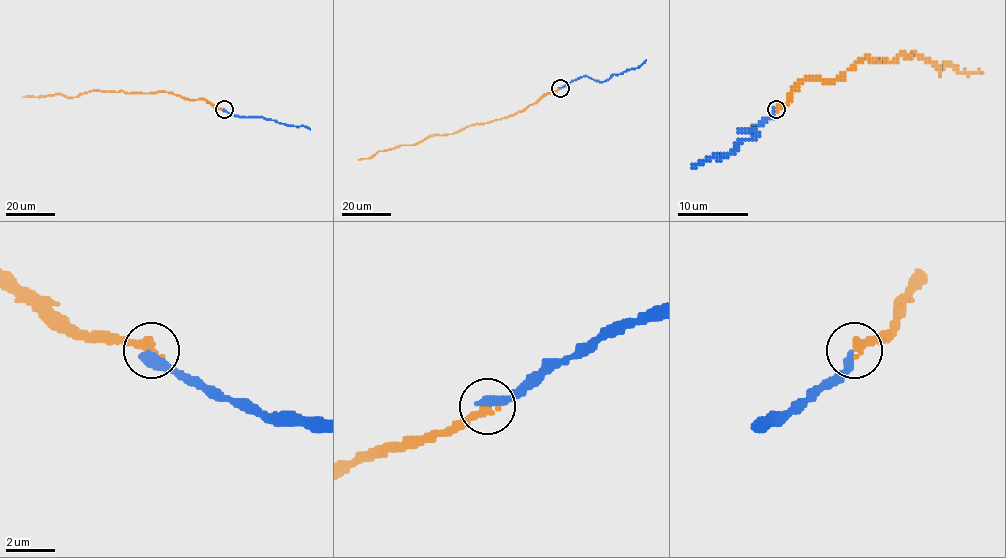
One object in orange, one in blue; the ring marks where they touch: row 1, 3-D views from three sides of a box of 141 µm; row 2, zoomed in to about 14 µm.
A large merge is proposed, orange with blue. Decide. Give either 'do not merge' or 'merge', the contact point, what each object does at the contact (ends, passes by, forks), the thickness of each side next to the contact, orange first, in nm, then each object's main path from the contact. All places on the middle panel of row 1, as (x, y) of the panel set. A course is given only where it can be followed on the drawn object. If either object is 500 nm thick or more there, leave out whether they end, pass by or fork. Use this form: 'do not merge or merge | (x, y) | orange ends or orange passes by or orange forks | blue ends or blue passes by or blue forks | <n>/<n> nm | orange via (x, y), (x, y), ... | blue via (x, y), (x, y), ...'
merge | (560, 88) | orange ends | blue ends | 400/440 nm | orange via (560, 88), (502, 118), (469, 125), (452, 133), (431, 135), (416, 144), (378, 151), (369, 158), (358, 159) | blue via (560, 88), (582, 77), (604, 82), (614, 74), (638, 68), (646, 60)

